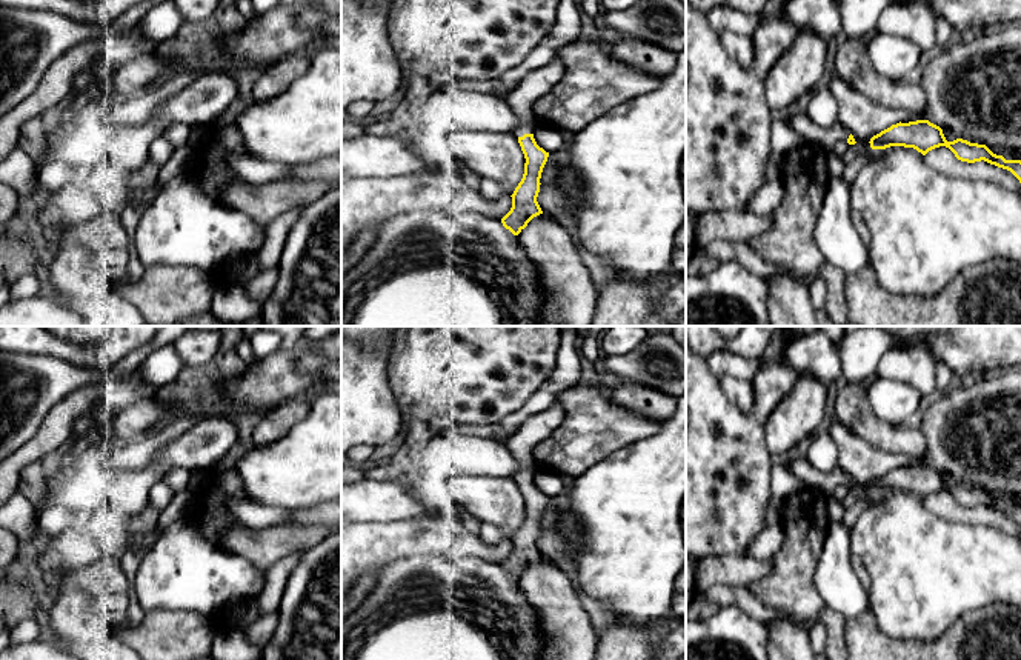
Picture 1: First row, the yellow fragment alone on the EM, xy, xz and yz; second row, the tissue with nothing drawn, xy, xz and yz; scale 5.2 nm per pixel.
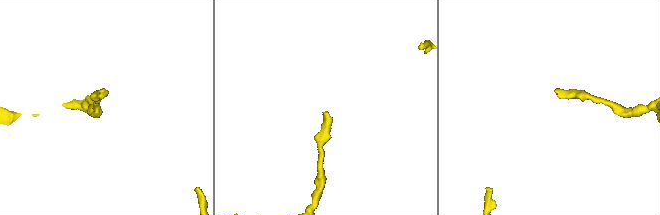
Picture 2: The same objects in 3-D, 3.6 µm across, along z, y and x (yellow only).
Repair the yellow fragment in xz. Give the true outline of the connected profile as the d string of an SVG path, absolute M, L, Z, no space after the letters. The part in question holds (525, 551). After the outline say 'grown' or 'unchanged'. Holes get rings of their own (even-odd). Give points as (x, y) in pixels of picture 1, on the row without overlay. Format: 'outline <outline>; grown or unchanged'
outline M558 402L550 409L529 417L506 445L518 463L518 471L512 478L518 483L526 503L523 523L510 540L512 552L501 563L503 571L514 580L518 580L534 562L543 558L537 542L549 497L540 492L534 483L537 469L532 451L540 442L547 438L563 420L564 408Z; grown

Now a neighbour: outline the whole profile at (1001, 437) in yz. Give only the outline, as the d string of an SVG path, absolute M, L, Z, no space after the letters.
M1021 369L966 382L940 395L924 412L920 431L927 443L927 465L963 485L1021 498Z

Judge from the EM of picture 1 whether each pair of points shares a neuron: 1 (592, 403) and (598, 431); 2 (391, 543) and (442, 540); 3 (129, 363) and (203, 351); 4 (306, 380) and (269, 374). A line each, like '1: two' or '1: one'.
1: one
2: one
3: two
4: one

